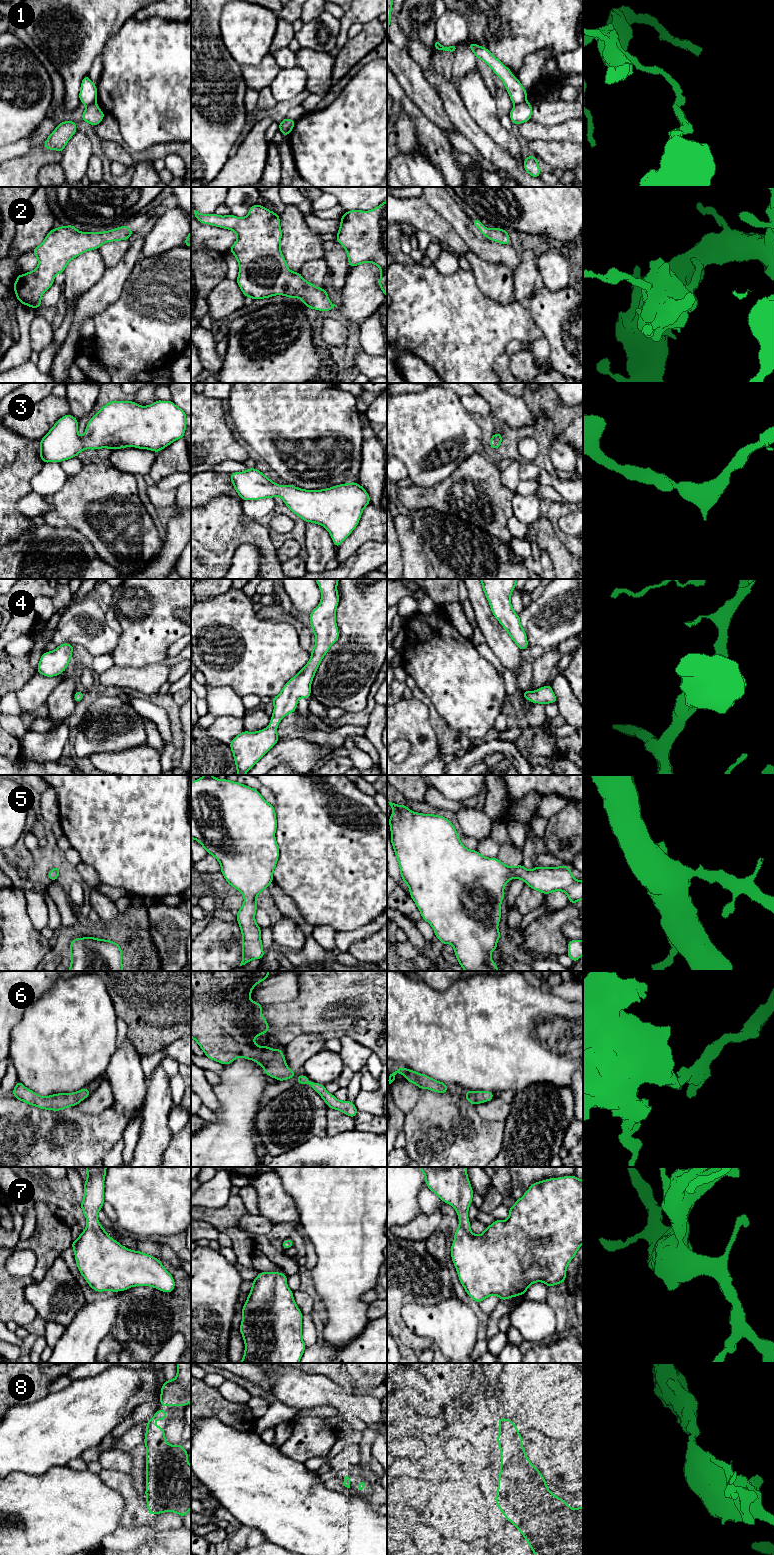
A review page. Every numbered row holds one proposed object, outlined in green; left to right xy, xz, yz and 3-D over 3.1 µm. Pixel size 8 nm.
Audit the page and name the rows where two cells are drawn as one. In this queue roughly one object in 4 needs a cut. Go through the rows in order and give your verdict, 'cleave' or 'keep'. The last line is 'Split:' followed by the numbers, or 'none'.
1: cleave
2: keep
3: keep
4: keep
5: keep
6: keep
7: keep
8: keep
Split: 1

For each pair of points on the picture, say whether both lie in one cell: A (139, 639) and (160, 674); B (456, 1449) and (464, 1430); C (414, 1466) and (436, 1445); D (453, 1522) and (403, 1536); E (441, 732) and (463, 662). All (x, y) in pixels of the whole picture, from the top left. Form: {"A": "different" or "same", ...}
{"A": "different", "B": "different", "C": "different", "D": "different", "E": "different"}

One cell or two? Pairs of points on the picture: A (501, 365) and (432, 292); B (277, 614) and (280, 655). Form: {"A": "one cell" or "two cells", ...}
{"A": "two cells", "B": "two cells"}

